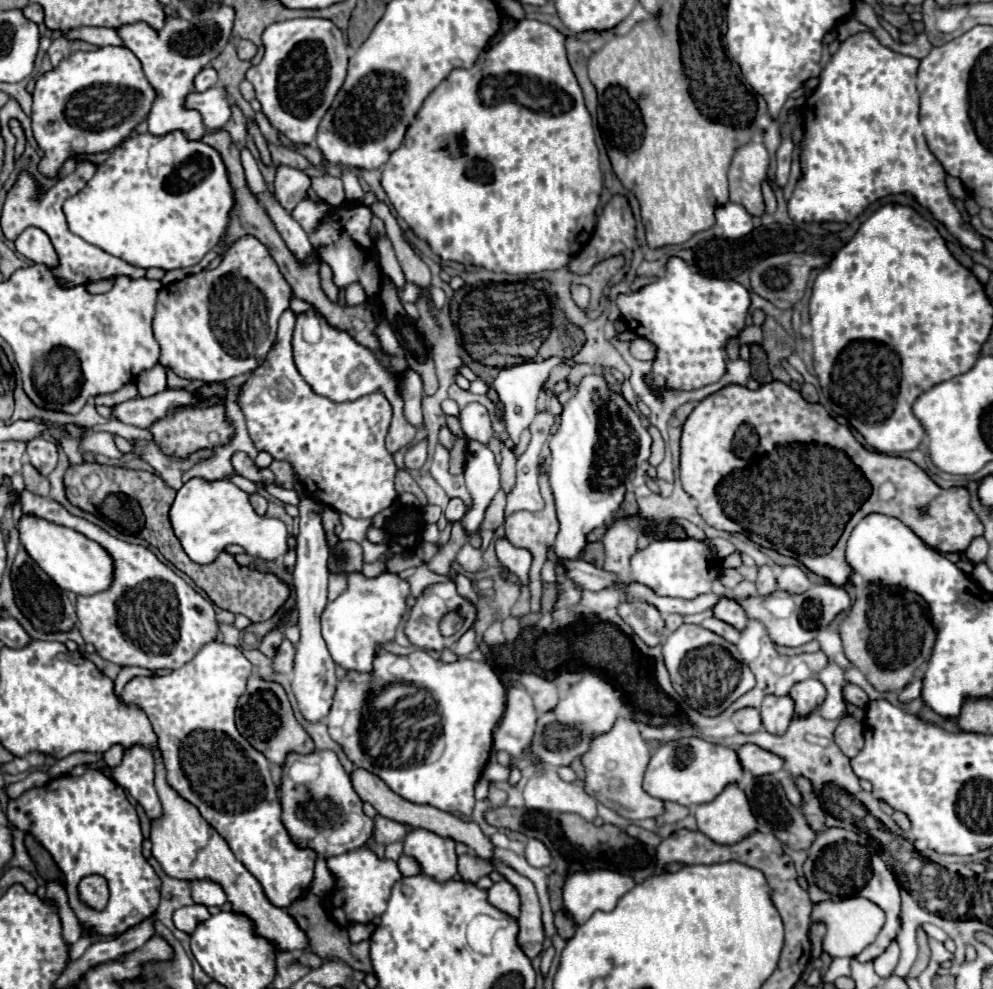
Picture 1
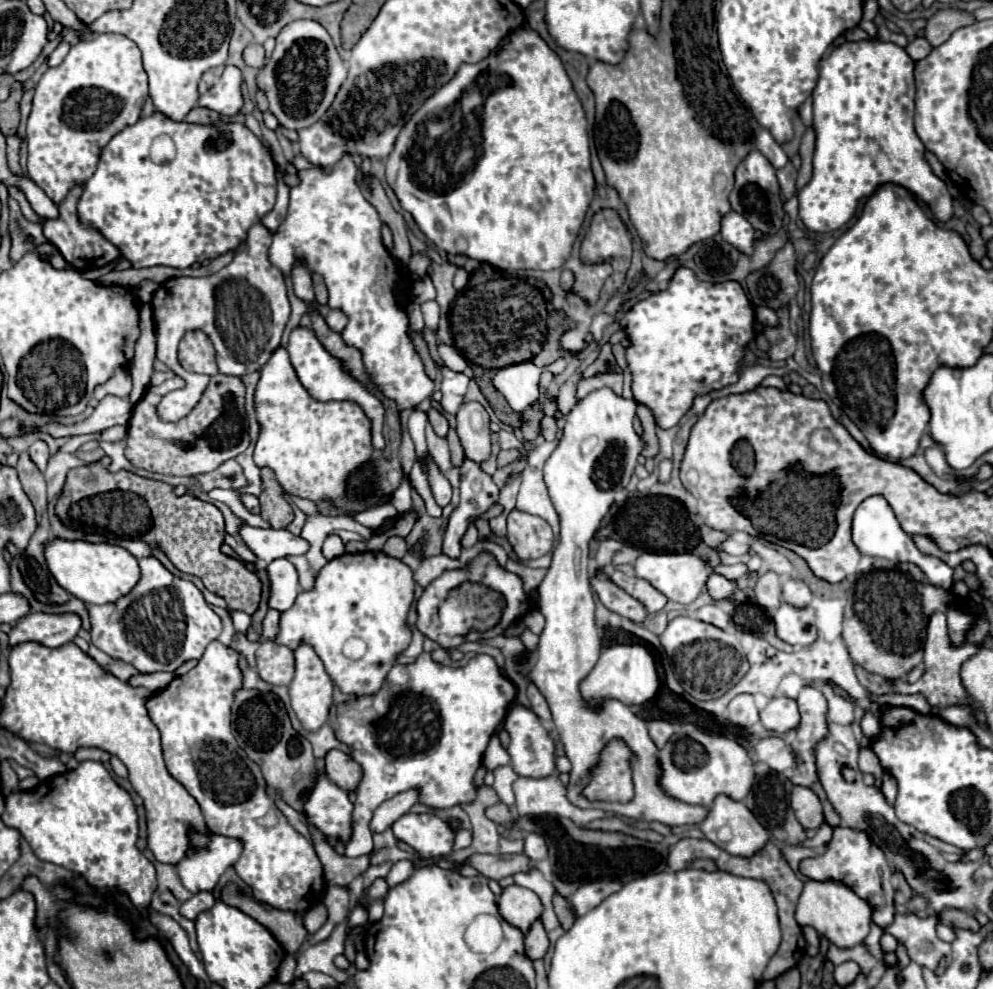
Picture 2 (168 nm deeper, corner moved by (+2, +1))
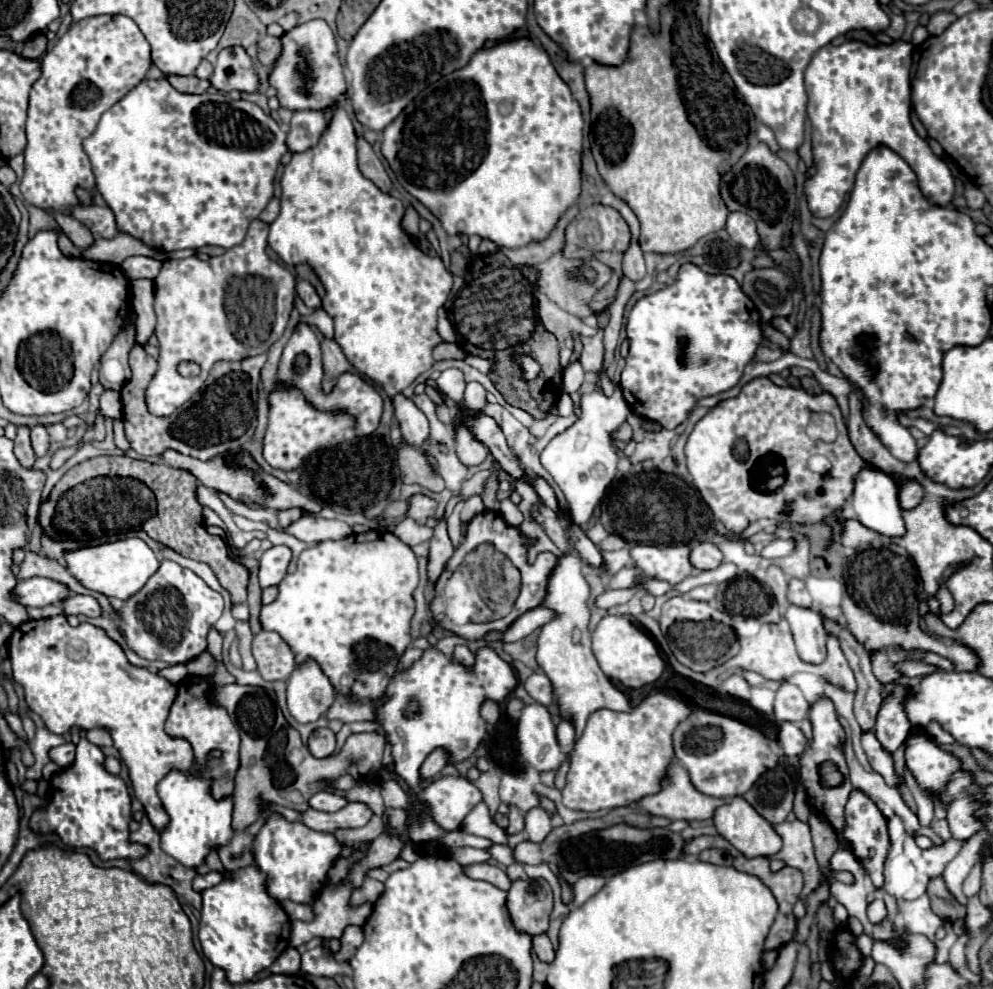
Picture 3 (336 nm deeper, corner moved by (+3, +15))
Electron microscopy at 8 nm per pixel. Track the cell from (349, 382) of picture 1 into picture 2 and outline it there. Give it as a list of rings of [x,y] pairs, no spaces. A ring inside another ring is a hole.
[[[298,327],[290,333],[290,341],[288,341],[288,355],[290,355],[290,363],[298,375],[298,381],[304,385],[304,389],[312,395],[312,399],[316,401],[354,401],[358,403],[364,413],[368,415],[370,423],[372,423],[372,445],[374,449],[384,449],[386,441],[382,437],[382,425],[384,425],[384,407],[382,403],[376,399],[376,395],[368,393],[356,379],[352,379],[344,369],[342,363],[338,359],[334,359],[316,339],[314,331]]]

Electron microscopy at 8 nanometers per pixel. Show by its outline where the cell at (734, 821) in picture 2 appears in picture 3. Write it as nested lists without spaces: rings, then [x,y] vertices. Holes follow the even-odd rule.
[[[731,797],[725,805],[717,807],[713,823],[717,833],[745,853],[745,857],[771,857],[781,849],[781,837],[777,837],[773,825],[743,797]]]

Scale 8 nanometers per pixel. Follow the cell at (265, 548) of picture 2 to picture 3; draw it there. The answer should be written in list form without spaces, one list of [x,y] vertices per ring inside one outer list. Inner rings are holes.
[[[305,515],[297,521],[293,521],[289,527],[281,529],[305,543],[321,543],[327,539],[345,539],[353,533],[353,529],[343,521],[327,521],[321,517]]]

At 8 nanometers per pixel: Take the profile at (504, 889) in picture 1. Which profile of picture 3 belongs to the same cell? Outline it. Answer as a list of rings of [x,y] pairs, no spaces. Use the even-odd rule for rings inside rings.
[[[517,879],[507,891],[507,909],[519,931],[545,933],[553,909],[553,893],[545,879]]]

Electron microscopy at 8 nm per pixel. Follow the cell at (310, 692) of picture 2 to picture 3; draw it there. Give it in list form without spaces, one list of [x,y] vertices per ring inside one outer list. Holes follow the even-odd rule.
[[[307,659],[287,679],[287,707],[299,723],[317,721],[333,703],[335,689],[317,661]]]

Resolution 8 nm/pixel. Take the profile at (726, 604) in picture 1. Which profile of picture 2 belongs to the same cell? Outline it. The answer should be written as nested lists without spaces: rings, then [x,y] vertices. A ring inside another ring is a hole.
[[[710,573],[710,579],[706,581],[706,587],[708,587],[708,593],[714,599],[726,599],[734,591],[734,583],[730,579],[726,579],[724,575],[718,575],[718,573]]]

